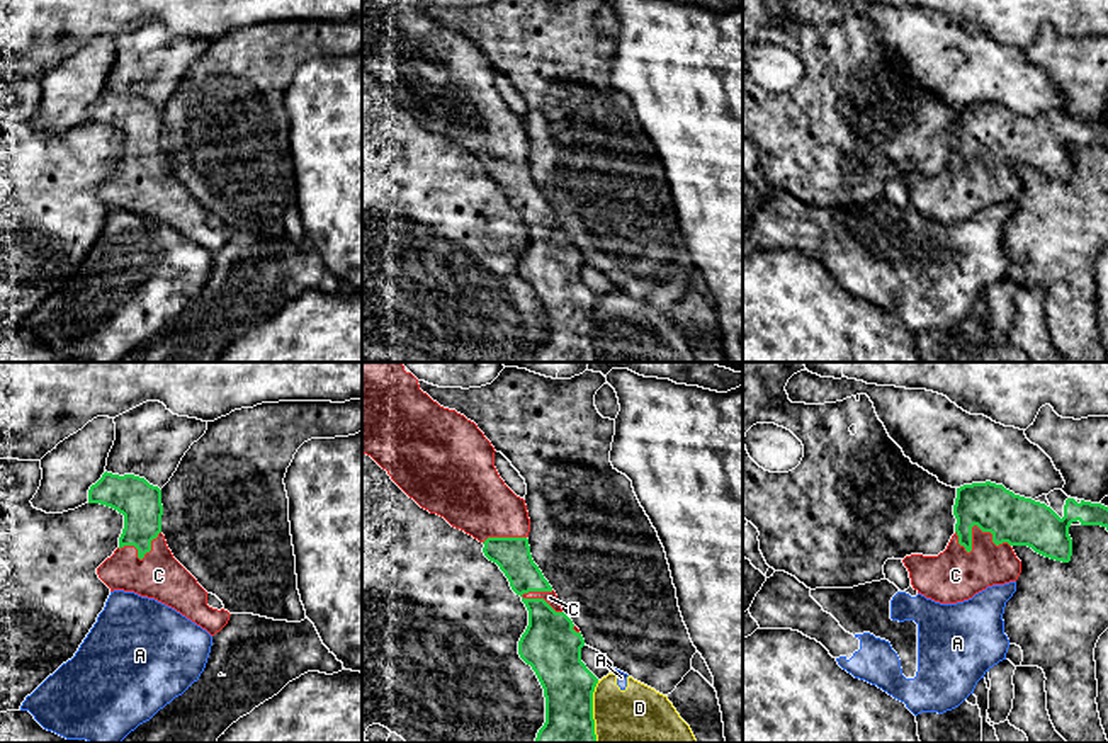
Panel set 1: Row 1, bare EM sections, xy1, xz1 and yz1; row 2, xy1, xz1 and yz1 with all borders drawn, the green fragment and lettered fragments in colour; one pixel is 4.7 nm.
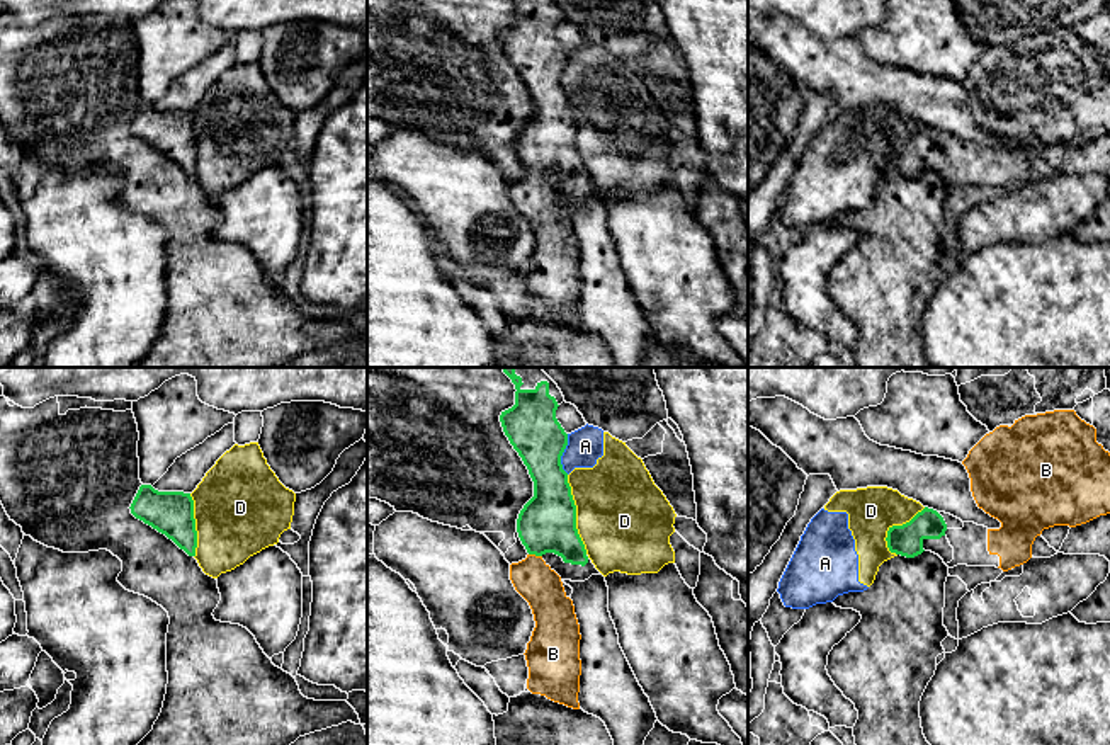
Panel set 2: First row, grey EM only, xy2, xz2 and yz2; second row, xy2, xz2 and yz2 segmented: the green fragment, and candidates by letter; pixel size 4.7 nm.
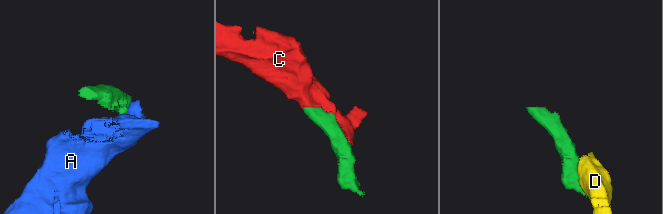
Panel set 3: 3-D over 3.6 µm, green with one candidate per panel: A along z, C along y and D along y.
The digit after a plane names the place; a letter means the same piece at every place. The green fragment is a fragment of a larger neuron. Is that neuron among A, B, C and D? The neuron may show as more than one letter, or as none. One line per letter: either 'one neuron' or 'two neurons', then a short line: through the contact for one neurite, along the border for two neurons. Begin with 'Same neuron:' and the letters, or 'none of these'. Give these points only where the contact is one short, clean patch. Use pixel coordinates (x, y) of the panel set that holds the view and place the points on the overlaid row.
Same neuron: B, C
A: two neurons; line xz2 (568, 434), (568, 444), (561, 456), (561, 468), (566, 473)
B: one neuron; line xz2 (548, 523), (539, 534), (536, 555), (532, 579)
C: one neuron
D: two neurons

